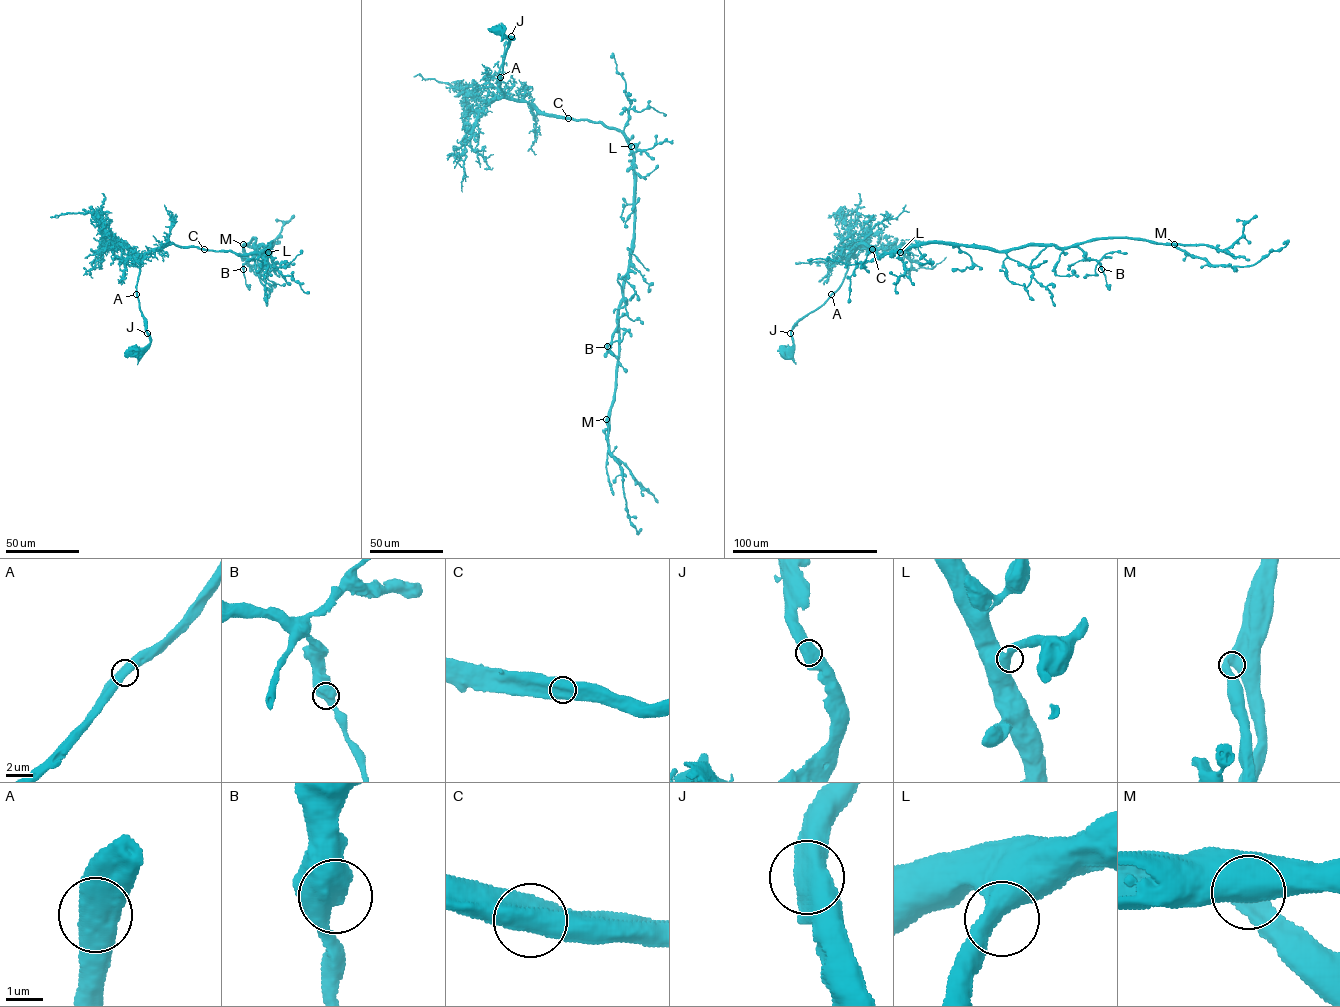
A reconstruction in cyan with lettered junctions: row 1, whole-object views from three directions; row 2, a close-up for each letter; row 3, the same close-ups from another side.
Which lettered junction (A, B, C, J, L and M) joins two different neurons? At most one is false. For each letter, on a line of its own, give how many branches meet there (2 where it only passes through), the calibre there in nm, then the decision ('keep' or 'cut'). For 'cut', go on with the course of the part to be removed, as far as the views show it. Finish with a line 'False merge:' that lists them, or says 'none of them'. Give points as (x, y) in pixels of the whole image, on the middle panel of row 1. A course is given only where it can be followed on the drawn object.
A: branches 2; calibre 700 nm; keep
B: branches 2; calibre 650 nm; keep
C: branches 2; calibre 750 nm; keep
J: branches 2; calibre 750 nm; keep
L: branches 2; calibre 600 nm; keep
M: branches 2; calibre 600 nm; keep
False merge: none of them

